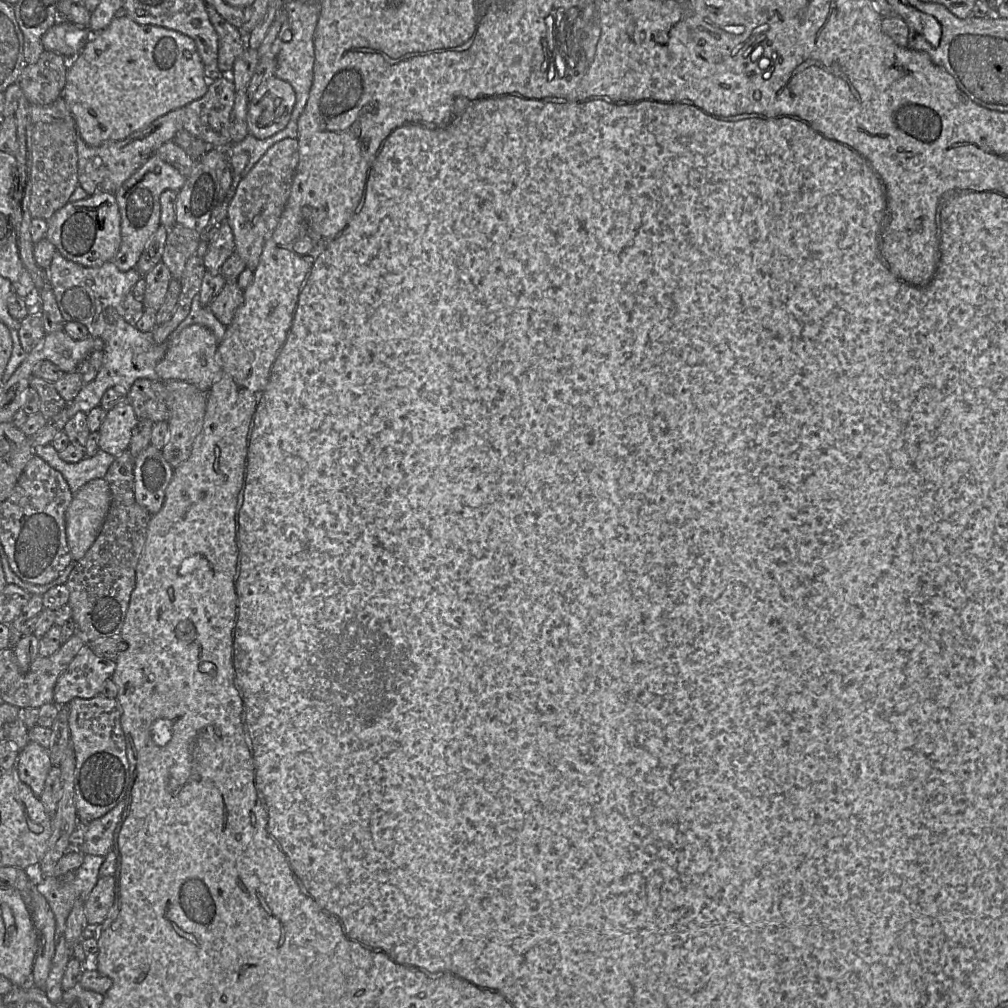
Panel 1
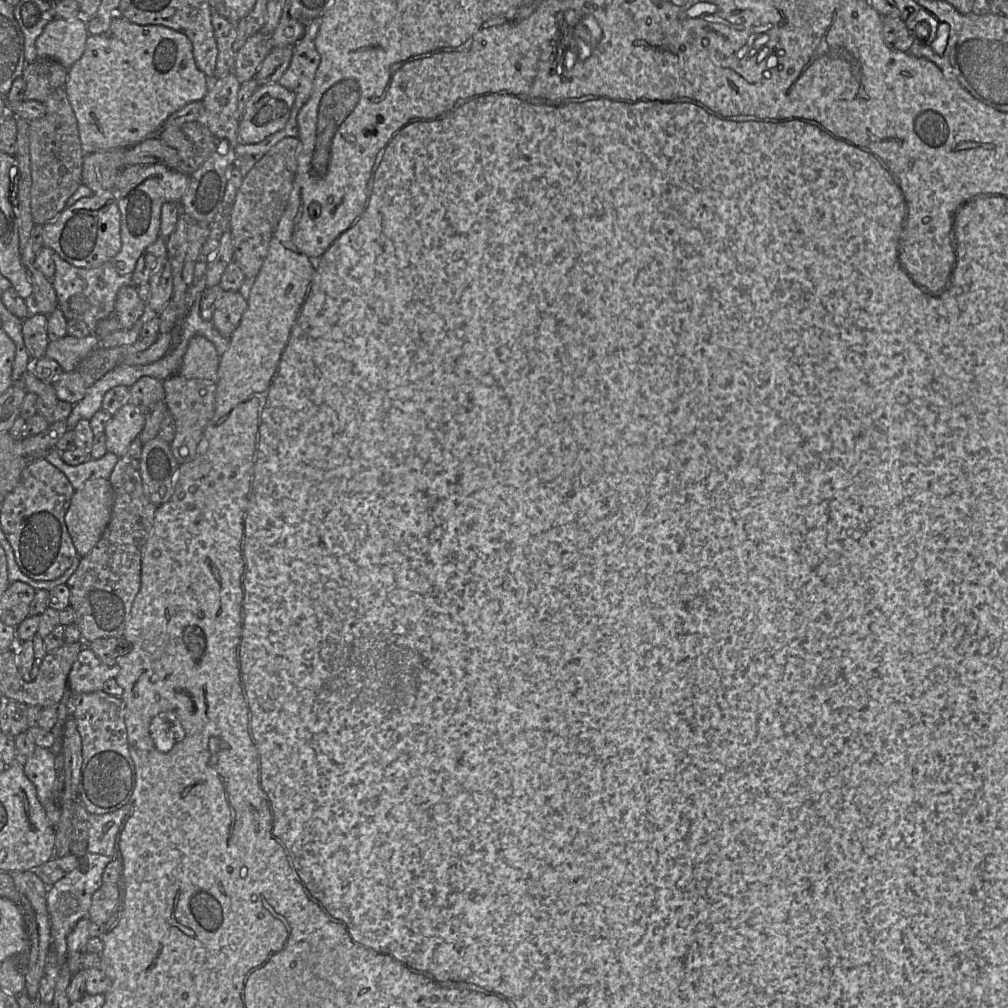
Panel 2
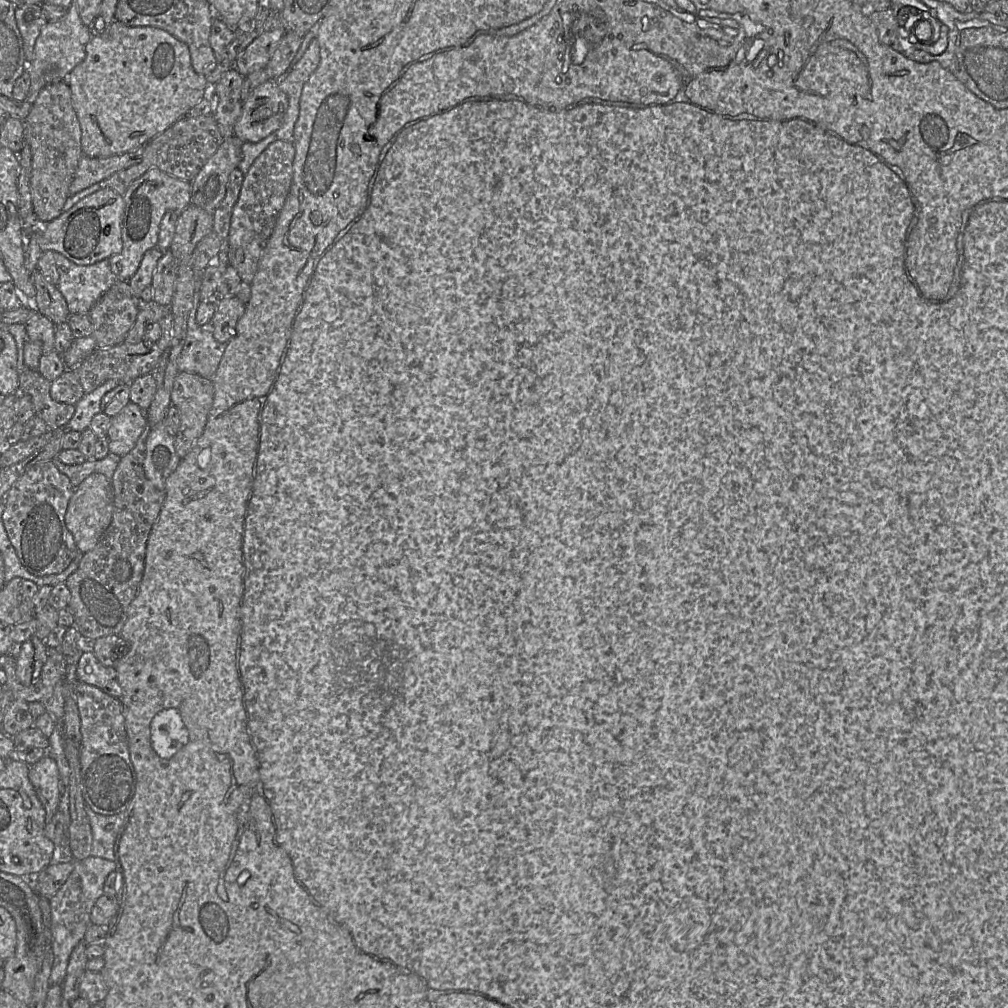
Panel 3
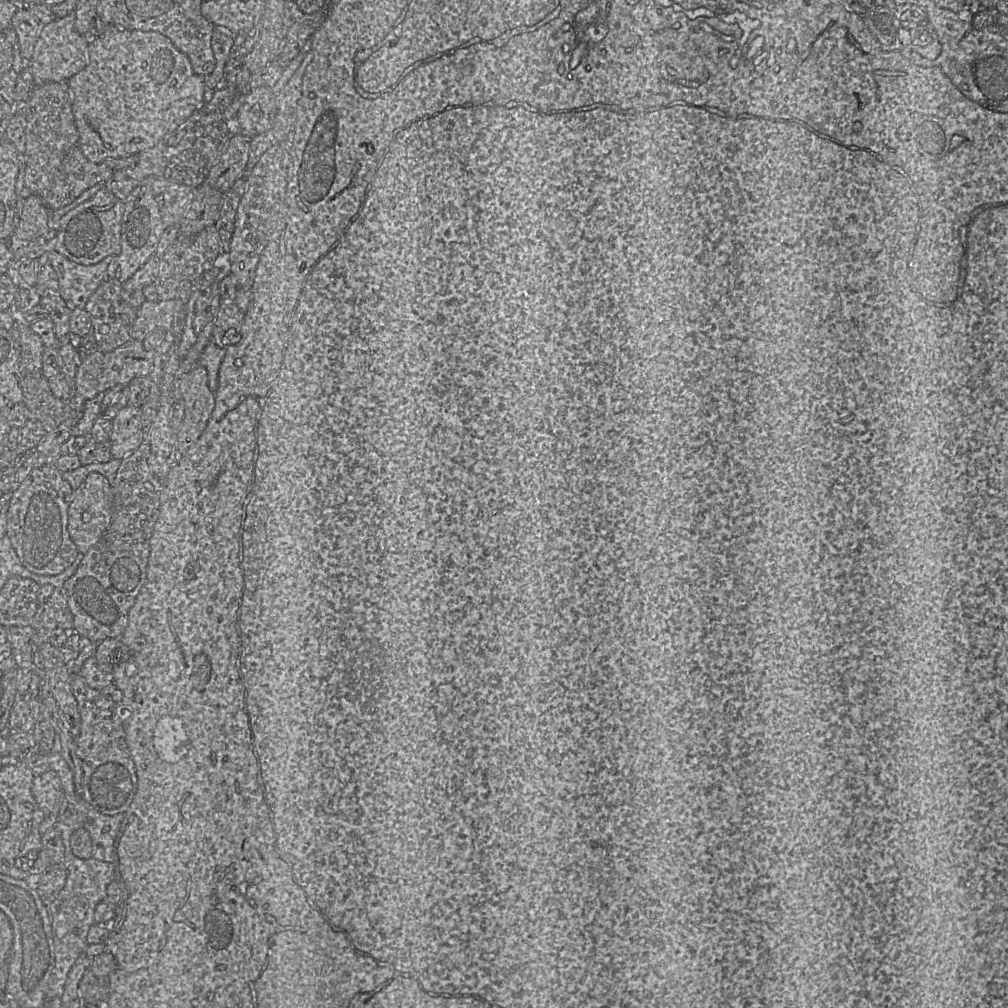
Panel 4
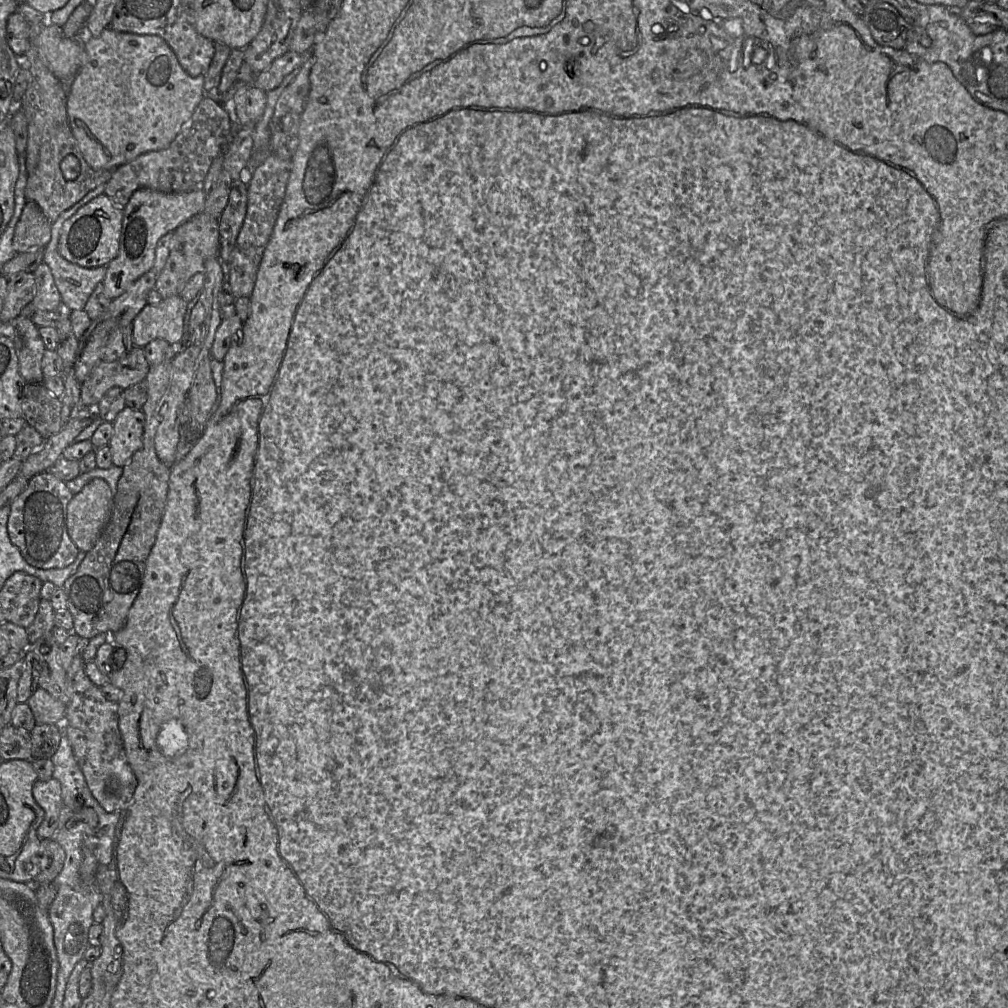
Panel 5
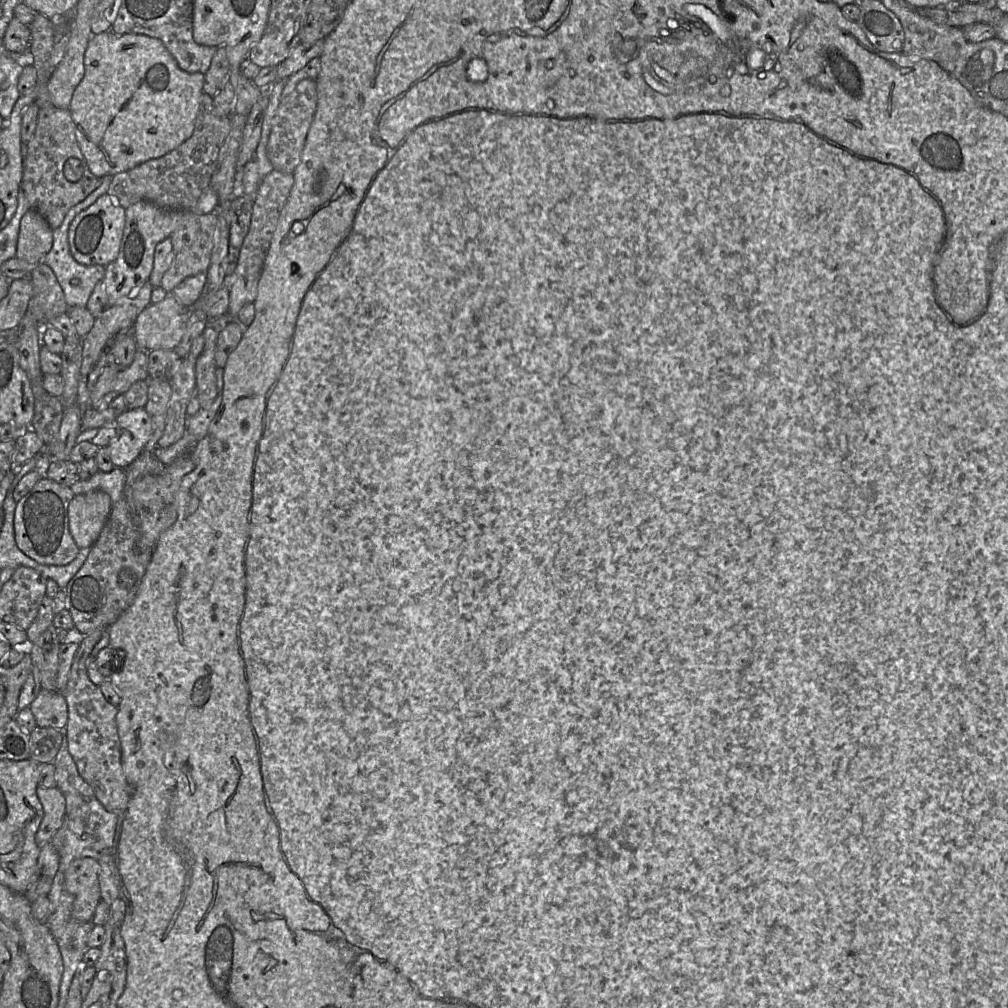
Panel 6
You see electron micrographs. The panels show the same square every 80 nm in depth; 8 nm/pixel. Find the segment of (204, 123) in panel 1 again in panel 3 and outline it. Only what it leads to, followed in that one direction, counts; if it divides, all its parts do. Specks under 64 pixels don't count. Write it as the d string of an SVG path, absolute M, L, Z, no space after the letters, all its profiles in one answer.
M232 67L229 71L227 71L220 81L214 85L214 86L209 86L213 87L213 92L217 96L217 106L213 112L213 116L218 124L219 130L224 137L224 139L229 138L231 136L234 136L234 127L236 122L238 121L239 117L241 116L242 112L242 100L241 100L241 90L242 86L244 83L245 77L242 76L234 67Z

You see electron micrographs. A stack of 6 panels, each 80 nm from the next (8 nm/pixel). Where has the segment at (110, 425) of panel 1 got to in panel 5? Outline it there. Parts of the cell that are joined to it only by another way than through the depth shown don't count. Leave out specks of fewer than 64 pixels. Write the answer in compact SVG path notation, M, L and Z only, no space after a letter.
M126 406L113 421L114 432L110 439L112 463L124 467L143 447L145 415L142 410Z

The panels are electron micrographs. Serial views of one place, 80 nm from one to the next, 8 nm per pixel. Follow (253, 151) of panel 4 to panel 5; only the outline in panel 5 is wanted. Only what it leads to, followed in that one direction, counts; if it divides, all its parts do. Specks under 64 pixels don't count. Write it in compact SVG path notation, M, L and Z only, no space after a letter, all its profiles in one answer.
M313 54L302 65L300 72L280 95L272 116L273 123L279 124L281 117L289 112L300 113L302 111L308 100L310 90L309 74L315 62L316 57Z

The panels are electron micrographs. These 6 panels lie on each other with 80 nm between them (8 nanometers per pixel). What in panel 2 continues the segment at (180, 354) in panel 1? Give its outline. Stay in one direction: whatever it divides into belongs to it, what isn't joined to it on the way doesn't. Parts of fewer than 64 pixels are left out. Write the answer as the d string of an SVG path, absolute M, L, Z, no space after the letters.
M203 336L193 337L179 367L179 374L187 379L216 383L220 356L215 346Z

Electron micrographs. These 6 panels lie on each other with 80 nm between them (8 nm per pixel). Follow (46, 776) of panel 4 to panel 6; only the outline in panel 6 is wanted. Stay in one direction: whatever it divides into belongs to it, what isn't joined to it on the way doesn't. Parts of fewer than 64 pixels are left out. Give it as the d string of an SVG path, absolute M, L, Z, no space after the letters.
M37 787L38 799L43 808L43 819L35 836L38 846L50 843L65 818L65 799L58 787Z

